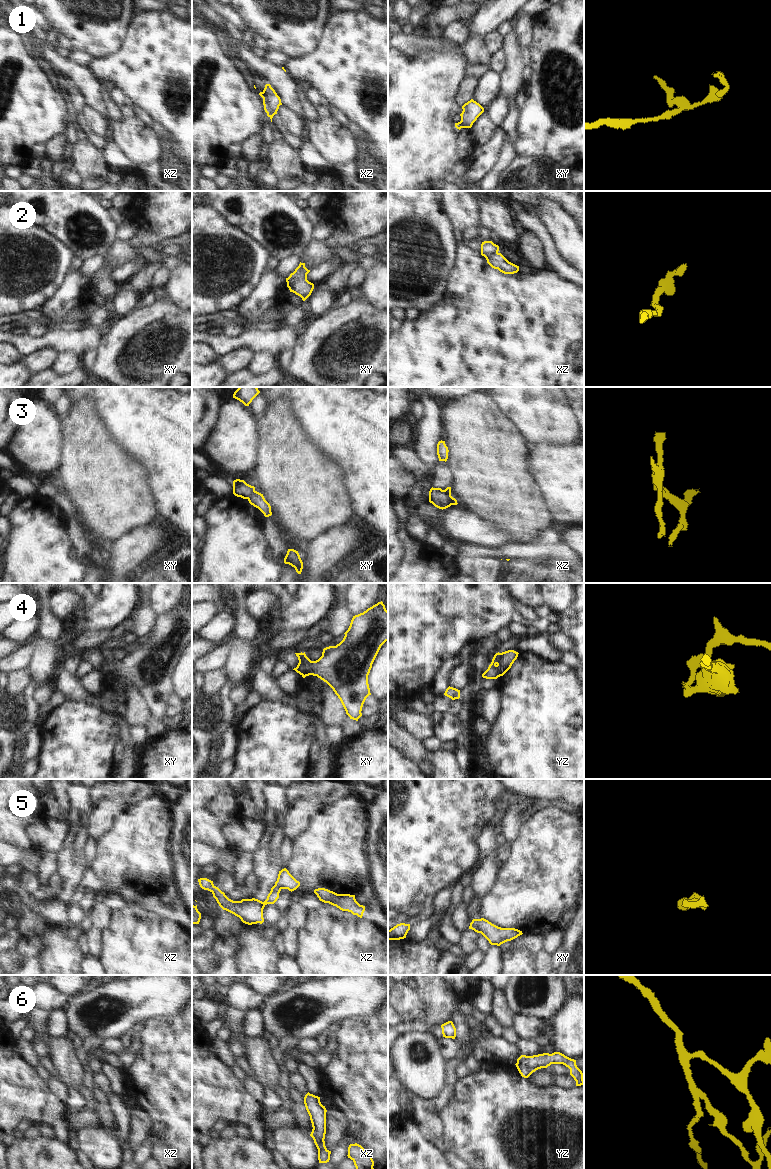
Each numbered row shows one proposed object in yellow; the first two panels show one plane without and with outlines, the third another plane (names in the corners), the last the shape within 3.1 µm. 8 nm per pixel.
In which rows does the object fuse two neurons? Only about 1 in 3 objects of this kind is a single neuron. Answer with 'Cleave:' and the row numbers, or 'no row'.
Cleave: 1, 2, 3, 4, 6

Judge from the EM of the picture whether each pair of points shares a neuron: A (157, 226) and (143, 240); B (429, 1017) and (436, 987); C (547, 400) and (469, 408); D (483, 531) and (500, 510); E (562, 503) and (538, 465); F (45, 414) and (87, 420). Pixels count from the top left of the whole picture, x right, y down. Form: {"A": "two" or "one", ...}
{"A": "one", "B": "one", "C": "two", "D": "two", "E": "one", "F": "two"}

